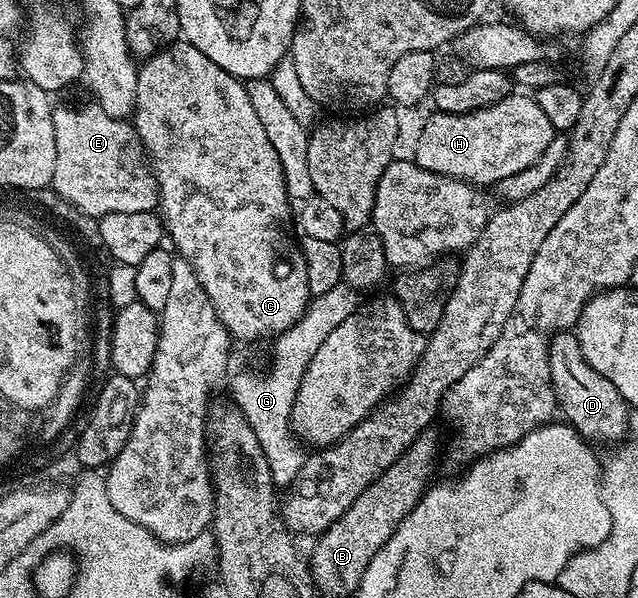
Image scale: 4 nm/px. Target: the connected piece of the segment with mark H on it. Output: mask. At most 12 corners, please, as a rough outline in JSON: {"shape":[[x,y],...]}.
{"shape":[[527,92],[432,113],[414,161],[480,188],[556,137]]}

